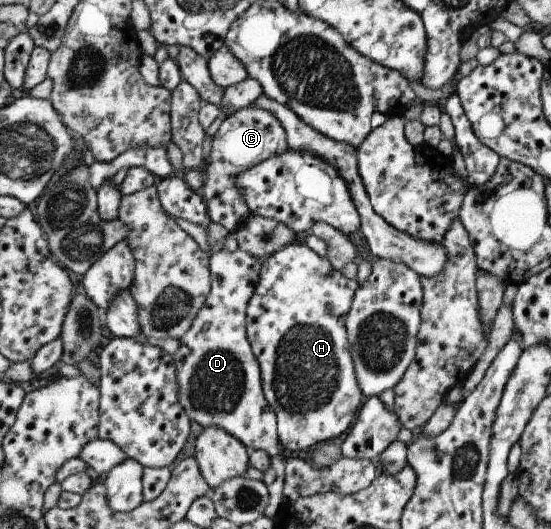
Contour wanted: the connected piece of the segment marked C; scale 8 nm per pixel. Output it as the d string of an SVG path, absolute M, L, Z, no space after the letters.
M246 107L234 114L227 115L212 136L209 162L203 164L201 173L203 185L198 190L206 207L210 223L223 226L228 233L235 233L241 224L241 216L249 216L240 193L235 189L234 176L247 168L256 166L271 155L287 149L286 135L277 118L266 109Z

